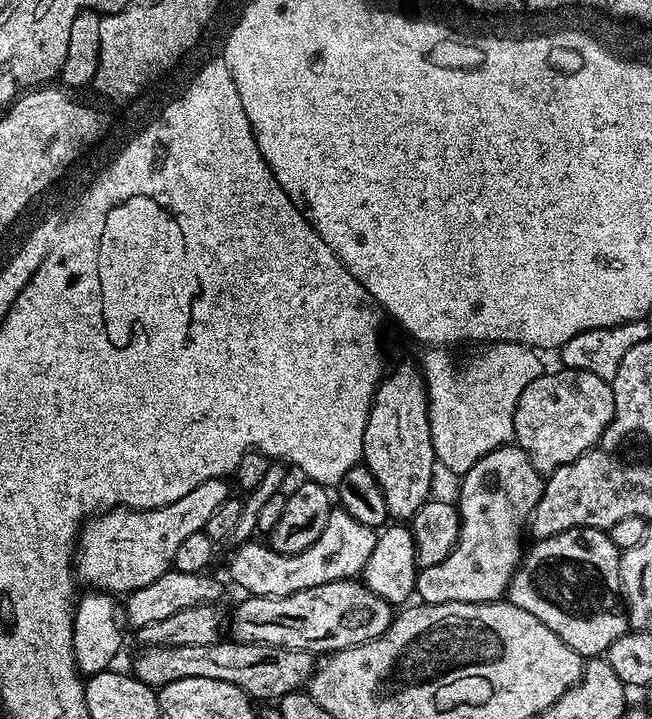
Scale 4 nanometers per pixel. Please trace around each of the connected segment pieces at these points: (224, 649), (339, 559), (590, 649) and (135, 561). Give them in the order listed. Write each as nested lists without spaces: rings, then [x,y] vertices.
[[[221,638],[206,646],[144,646],[139,649],[131,675],[153,690],[178,678],[214,678],[214,682],[230,682],[238,686],[253,701],[278,702],[286,694],[299,692],[307,685],[316,670],[317,657],[297,648],[283,648],[273,644],[251,644],[235,638]]]
[[[333,510],[326,530],[322,530],[322,538],[318,538],[310,550],[302,550],[302,554],[278,554],[264,542],[244,544],[233,554],[228,572],[238,587],[245,588],[248,596],[289,596],[326,582],[359,577],[366,562],[370,562],[370,554],[374,554],[377,535],[377,529],[362,526],[362,522],[350,518],[343,510]]]
[[[571,528],[545,540],[536,540],[533,545],[529,552],[527,549],[523,553],[520,566],[508,583],[507,603],[526,610],[526,614],[534,614],[542,626],[554,630],[582,658],[603,657],[609,646],[630,628],[620,590],[622,549],[614,546],[611,535],[603,528]]]
[[[109,508],[85,519],[76,541],[74,576],[88,590],[129,594],[146,587],[174,568],[162,560],[154,538],[158,536],[157,508]]]

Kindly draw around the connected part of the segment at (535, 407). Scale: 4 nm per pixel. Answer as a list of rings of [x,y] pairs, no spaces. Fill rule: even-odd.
[[[561,367],[560,372],[545,371],[544,375],[534,378],[516,403],[514,410],[514,440],[530,458],[532,465],[541,474],[551,474],[564,464],[577,460],[583,452],[588,452],[600,441],[600,436],[608,429],[614,414],[614,394],[609,381],[582,369]]]

